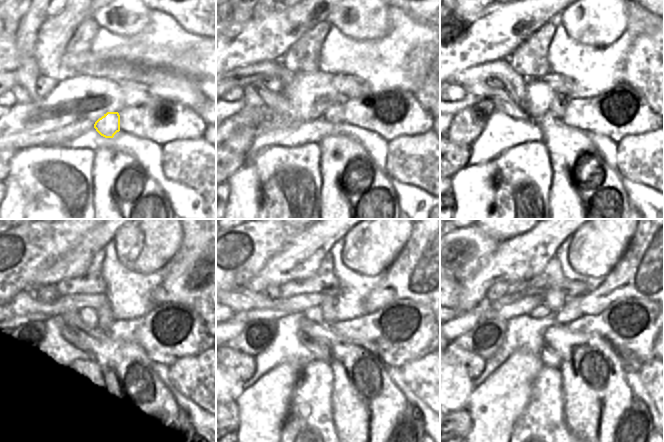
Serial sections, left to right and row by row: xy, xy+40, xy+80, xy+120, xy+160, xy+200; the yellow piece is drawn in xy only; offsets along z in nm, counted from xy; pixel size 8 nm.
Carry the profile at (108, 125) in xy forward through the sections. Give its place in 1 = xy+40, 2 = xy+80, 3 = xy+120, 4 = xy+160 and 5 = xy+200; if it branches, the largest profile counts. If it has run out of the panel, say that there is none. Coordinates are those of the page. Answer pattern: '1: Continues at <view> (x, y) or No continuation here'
1: Continues at xy+40 (334, 114)
2: Continues at xy+80 (558, 105)
3: Continues at xy+120 (105, 316)
4: Continues at xy+160 (329, 303)
5: Continues at xy+200 (555, 298).

